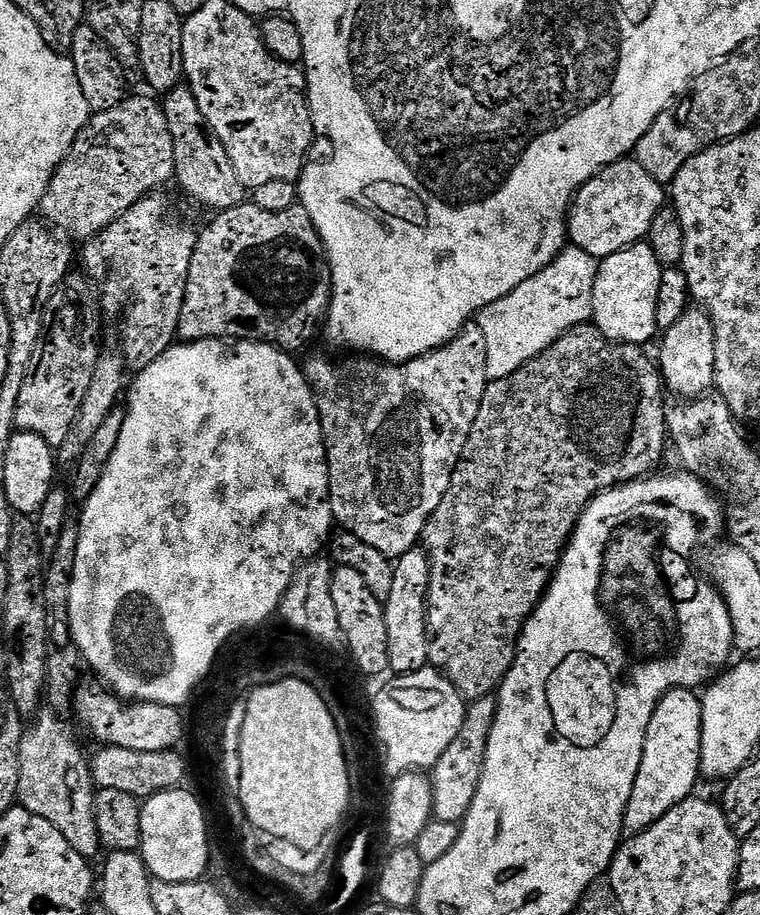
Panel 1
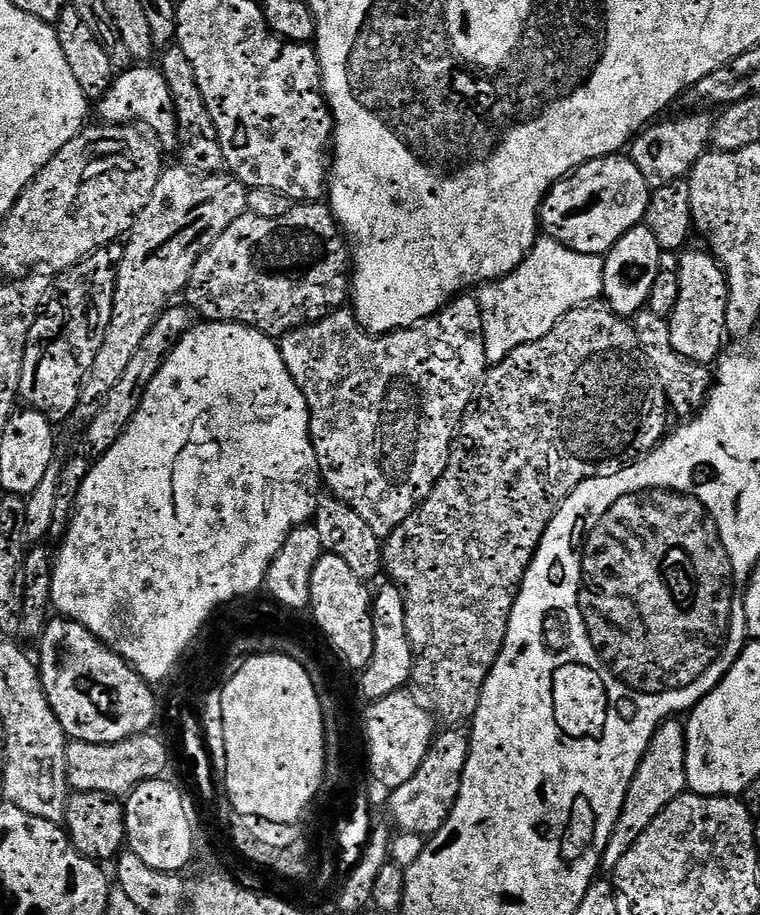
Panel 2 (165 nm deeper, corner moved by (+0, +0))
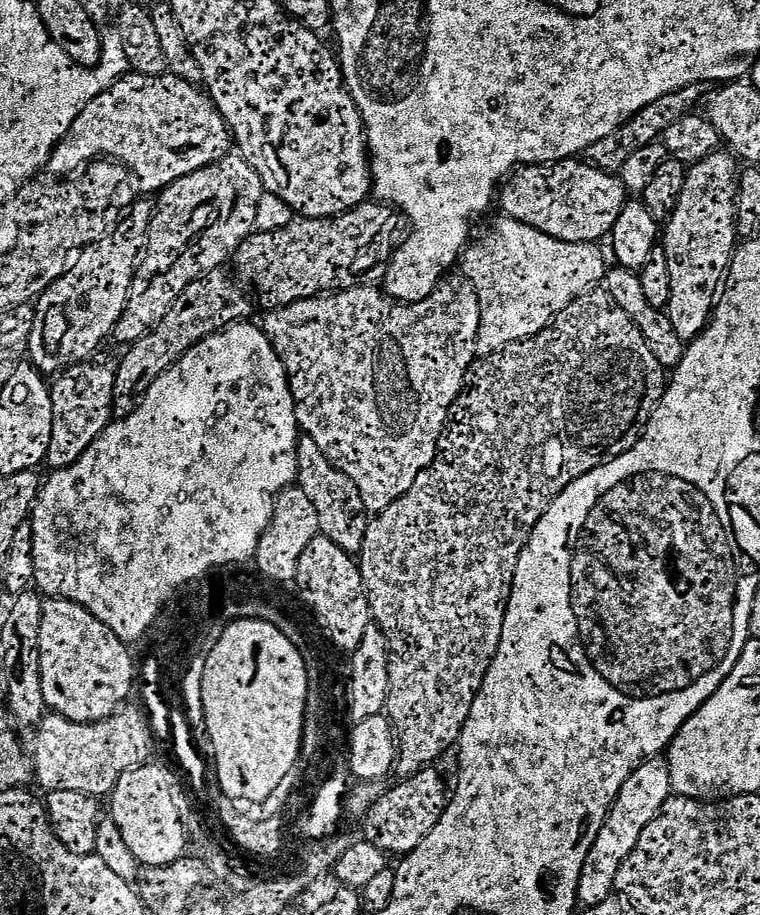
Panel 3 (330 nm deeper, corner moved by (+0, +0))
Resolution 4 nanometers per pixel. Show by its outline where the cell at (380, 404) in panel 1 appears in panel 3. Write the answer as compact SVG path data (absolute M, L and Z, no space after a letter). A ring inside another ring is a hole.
M456 274L441 280L431 296L425 298L420 304L405 306L400 301L393 300L379 287L369 286L348 288L345 292L321 294L309 300L299 300L285 308L269 311L267 314L268 321L263 321L262 327L267 332L268 340L288 375L288 385L296 403L296 422L300 426L301 433L314 438L314 442L318 442L318 450L322 450L322 454L326 454L326 458L330 458L330 462L338 466L338 470L342 470L342 474L346 474L346 478L350 478L354 486L358 486L358 494L362 494L362 502L369 513L385 512L391 504L401 500L410 490L410 486L414 486L417 478L438 459L438 449L445 435L450 413L455 409L456 401L465 391L464 379L467 378L472 363L477 363L478 360L476 355L476 343L480 333L478 290L472 285L471 280L465 280L463 275Z

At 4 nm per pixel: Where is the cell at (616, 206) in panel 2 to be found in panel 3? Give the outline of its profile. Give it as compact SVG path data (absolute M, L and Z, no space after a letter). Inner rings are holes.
M544 166L517 168L498 196L498 204L504 207L503 215L562 242L595 244L603 241L603 236L605 239L611 233L624 210L624 183L615 175L598 172L595 168L568 167L572 166L553 167L552 176L548 176L549 169Z

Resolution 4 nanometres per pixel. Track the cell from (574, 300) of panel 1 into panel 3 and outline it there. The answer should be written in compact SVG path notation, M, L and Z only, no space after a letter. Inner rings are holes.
M500 218L496 228L492 228L480 244L473 243L462 257L462 275L471 280L478 290L480 303L480 333L476 343L477 357L495 357L524 340L531 340L549 328L552 321L566 311L574 301L580 299L585 292L593 291L606 275L606 263L600 253L601 245L571 244L558 238L550 238L550 234L542 234L542 230L534 230L517 220Z

